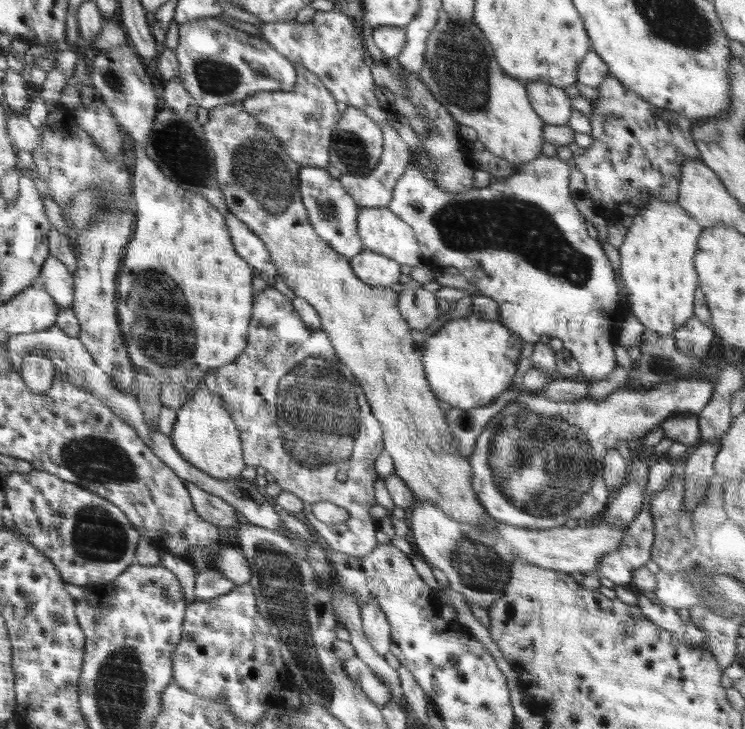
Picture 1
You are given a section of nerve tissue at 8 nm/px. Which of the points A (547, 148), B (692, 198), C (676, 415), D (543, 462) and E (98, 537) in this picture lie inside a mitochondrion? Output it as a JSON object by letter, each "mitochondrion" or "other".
{"A":"other","B":"other","C":"other","D":"mitochondrion","E":"mitochondrion"}

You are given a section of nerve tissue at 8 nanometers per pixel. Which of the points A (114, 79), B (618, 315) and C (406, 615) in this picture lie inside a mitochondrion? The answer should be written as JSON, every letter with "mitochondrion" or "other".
{"A":"mitochondrion","B":"other","C":"other"}

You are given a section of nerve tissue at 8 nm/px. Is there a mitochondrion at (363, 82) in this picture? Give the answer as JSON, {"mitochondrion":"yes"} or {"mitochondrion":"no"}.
{"mitochondrion":"no"}

